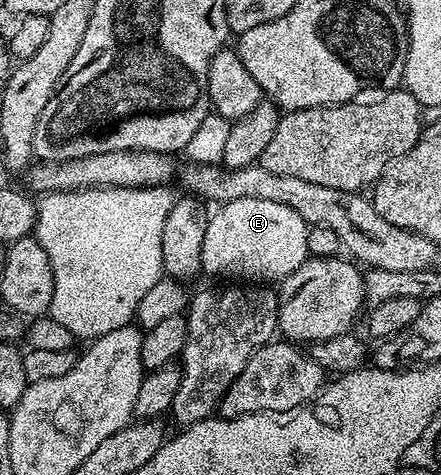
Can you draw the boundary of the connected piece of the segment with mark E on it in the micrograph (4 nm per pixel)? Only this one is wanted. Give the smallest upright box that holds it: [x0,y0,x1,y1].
[202,198,309,282]

